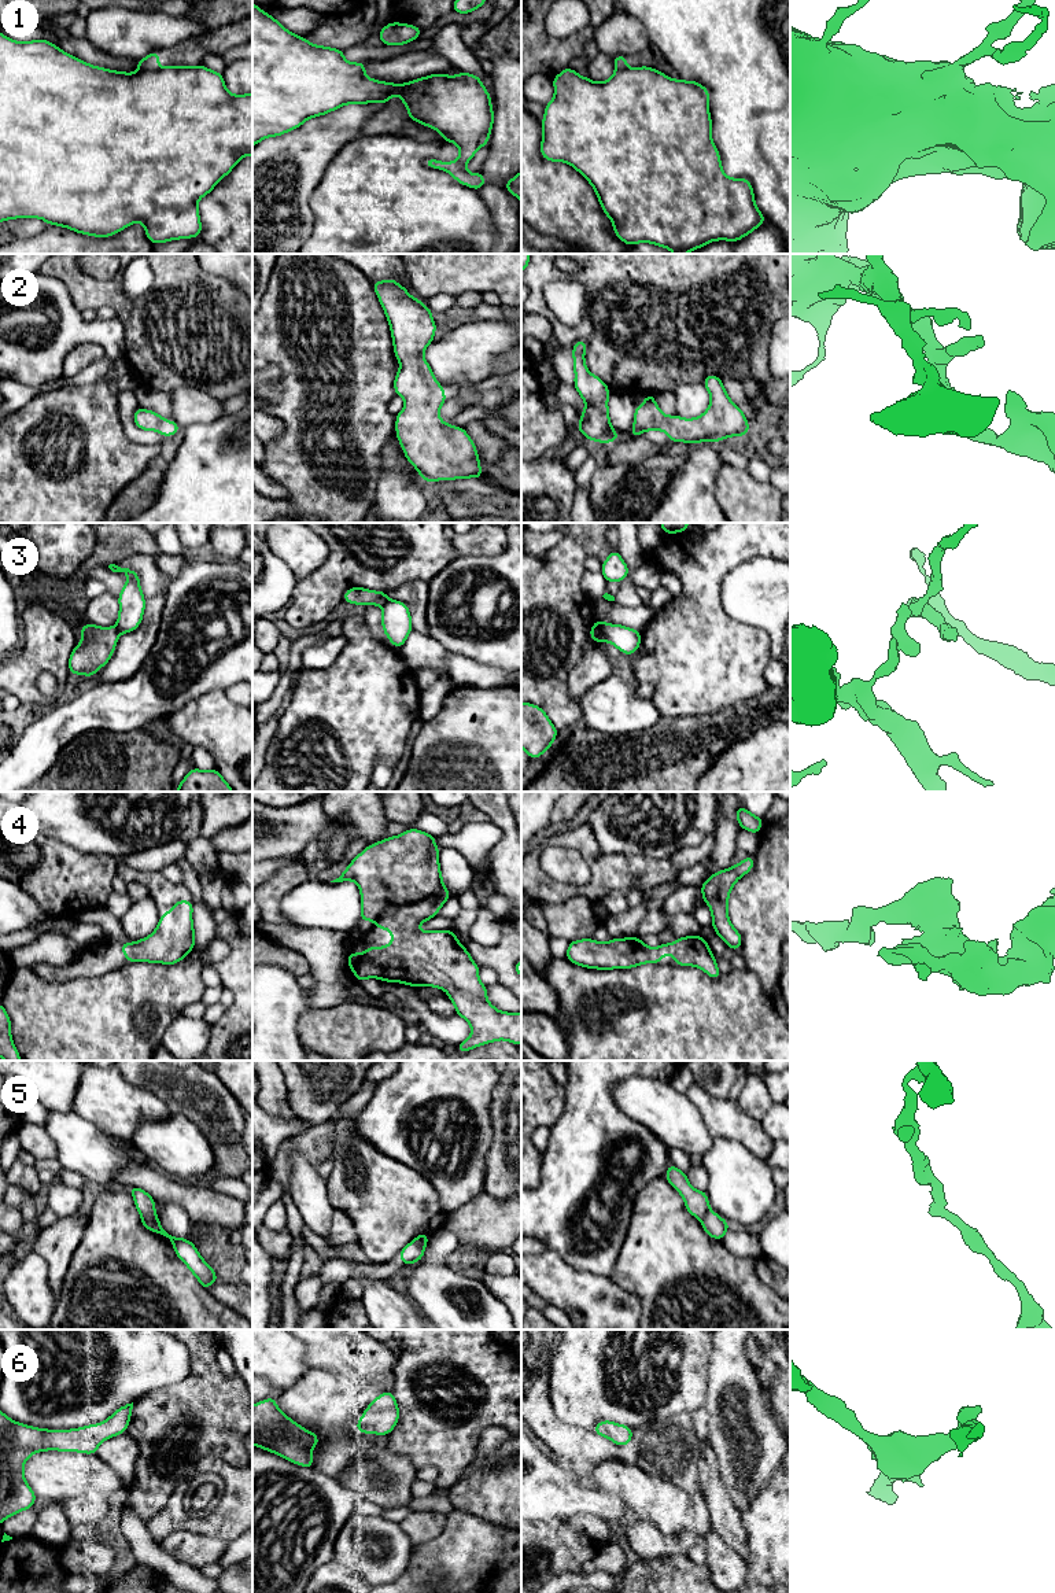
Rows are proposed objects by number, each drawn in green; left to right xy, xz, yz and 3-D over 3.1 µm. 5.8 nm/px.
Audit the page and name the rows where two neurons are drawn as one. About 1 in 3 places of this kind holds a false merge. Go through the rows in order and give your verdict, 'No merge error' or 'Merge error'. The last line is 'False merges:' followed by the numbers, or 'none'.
1: Merge error
2: No merge error
3: Merge error
4: No merge error
5: Merge error
6: No merge error
False merges: 1, 3, 5

